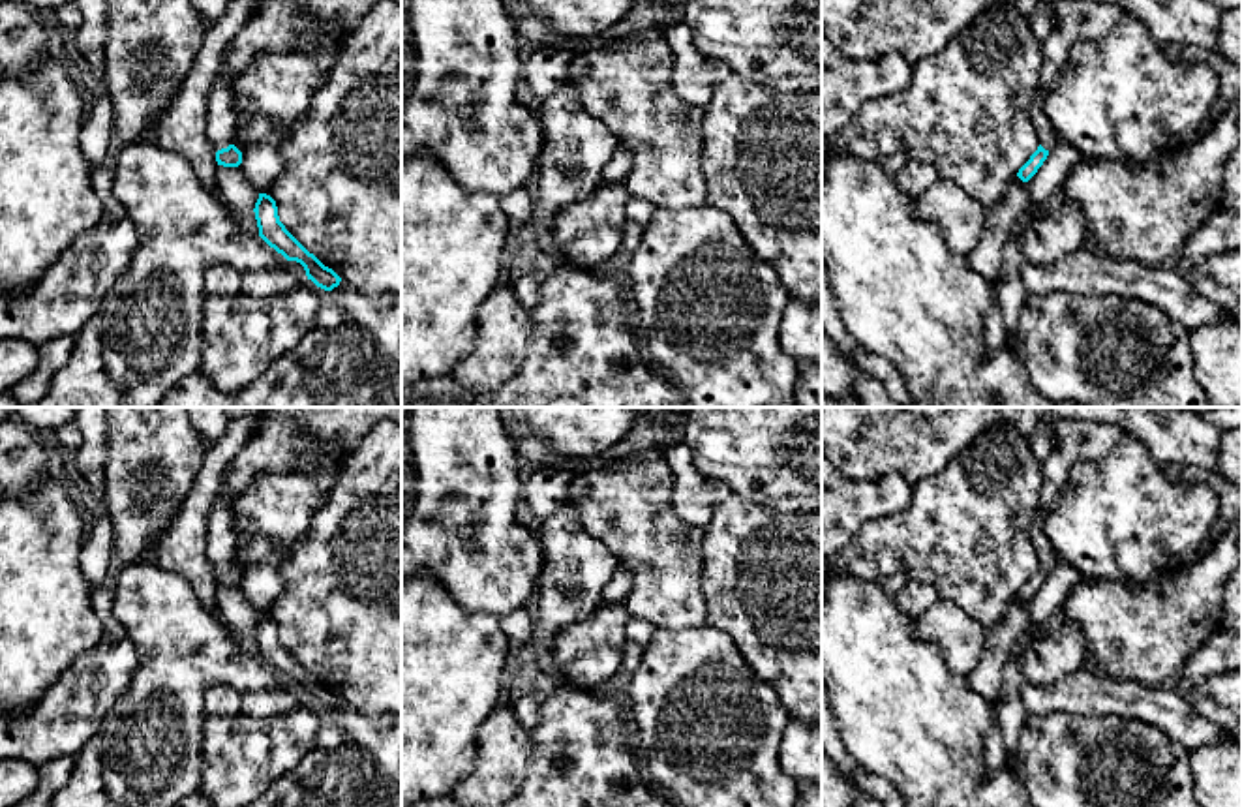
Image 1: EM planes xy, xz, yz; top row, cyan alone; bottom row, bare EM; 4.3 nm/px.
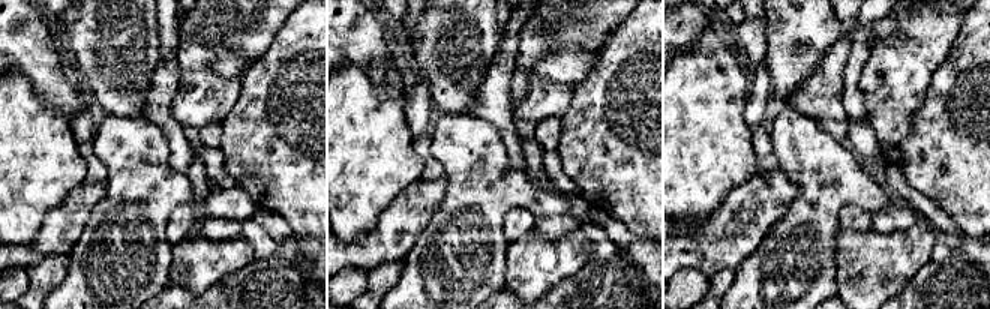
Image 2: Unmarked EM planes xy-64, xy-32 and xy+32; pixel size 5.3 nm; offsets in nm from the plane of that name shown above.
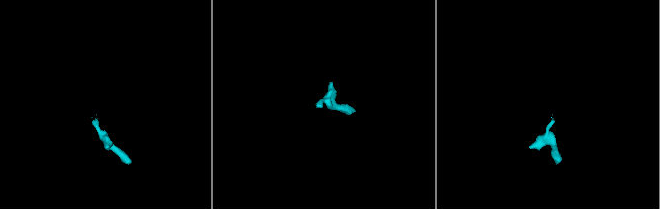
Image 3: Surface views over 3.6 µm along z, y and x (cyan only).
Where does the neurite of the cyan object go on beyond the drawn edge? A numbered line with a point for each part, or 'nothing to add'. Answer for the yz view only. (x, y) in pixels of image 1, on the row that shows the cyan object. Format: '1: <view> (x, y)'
1: yz (1079, 19)

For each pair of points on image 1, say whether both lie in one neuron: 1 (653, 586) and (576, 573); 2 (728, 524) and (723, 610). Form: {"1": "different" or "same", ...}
{"1": "different", "2": "same"}

